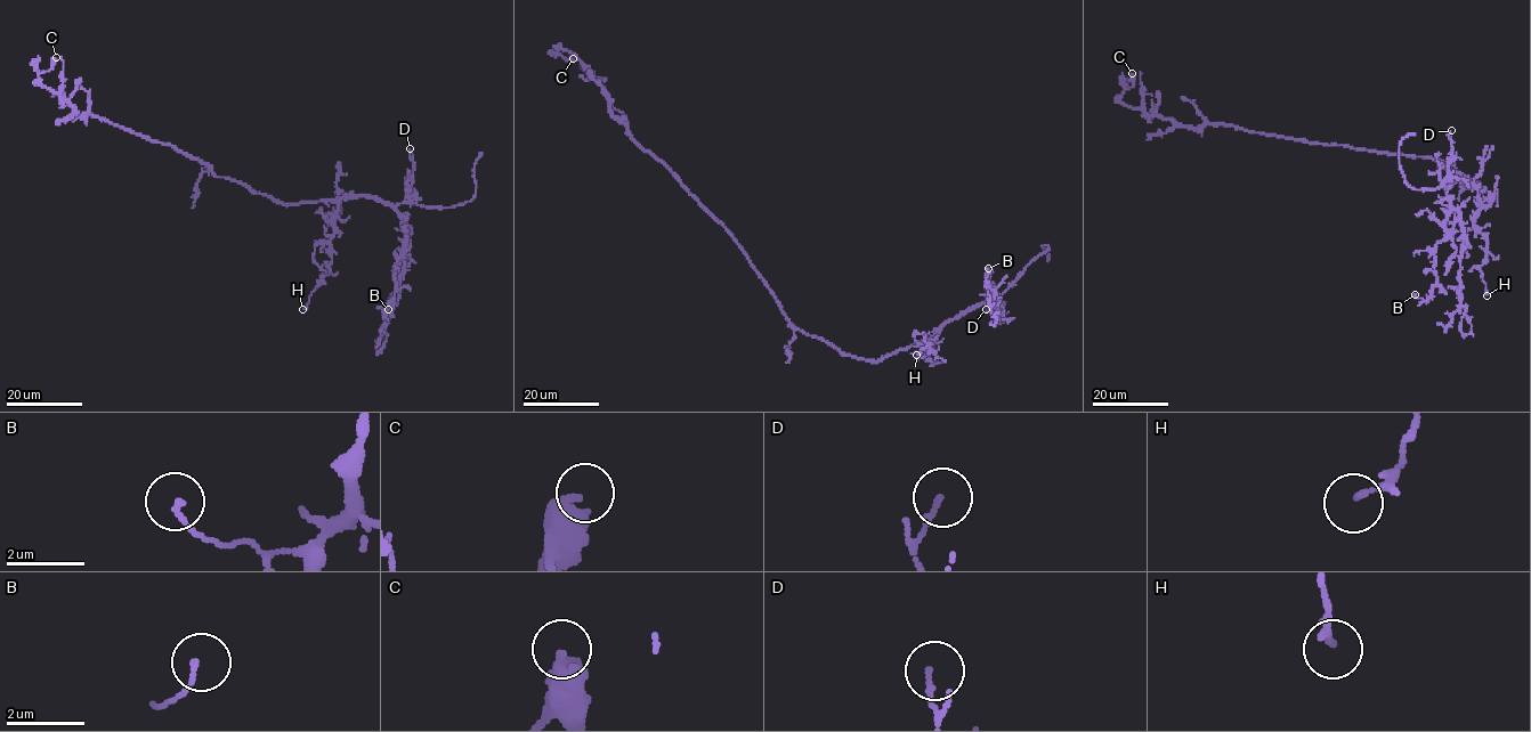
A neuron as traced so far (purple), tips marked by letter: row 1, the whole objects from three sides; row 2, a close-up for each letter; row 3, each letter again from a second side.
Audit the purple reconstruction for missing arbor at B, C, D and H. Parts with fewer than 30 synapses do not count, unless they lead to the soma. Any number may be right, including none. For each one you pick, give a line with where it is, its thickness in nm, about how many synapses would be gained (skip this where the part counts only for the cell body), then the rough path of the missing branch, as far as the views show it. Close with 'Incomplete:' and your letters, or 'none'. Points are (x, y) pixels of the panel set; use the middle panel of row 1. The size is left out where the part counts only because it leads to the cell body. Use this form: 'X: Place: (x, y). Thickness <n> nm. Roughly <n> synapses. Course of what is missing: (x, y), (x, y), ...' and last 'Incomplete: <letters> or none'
Incomplete: none

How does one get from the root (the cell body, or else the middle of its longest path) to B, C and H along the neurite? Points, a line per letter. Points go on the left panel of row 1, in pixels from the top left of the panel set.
B: (208, 165), (284, 204), (372, 196), (387, 203), (403, 220), (405, 242), (382, 315), (388, 309)
C: (208, 165), (91, 114), (74, 116), (71, 104), (39, 82), (38, 74), (48, 71), (56, 57)
H: (208, 165), (217, 176), (284, 204), (337, 203), (329, 242), (331, 263), (302, 309)

